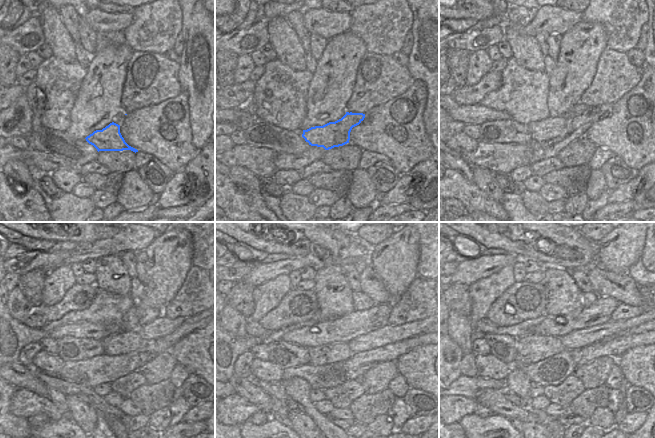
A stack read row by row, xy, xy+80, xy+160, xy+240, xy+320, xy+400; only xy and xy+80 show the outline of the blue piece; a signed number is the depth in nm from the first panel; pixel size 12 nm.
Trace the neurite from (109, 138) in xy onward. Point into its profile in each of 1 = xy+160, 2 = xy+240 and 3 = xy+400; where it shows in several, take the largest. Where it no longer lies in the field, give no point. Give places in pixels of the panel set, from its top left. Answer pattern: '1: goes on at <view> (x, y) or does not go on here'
1: goes on at xy+160 (549, 128)
2: goes on at xy+240 (95, 350)
3: goes on at xy+400 (534, 348)

